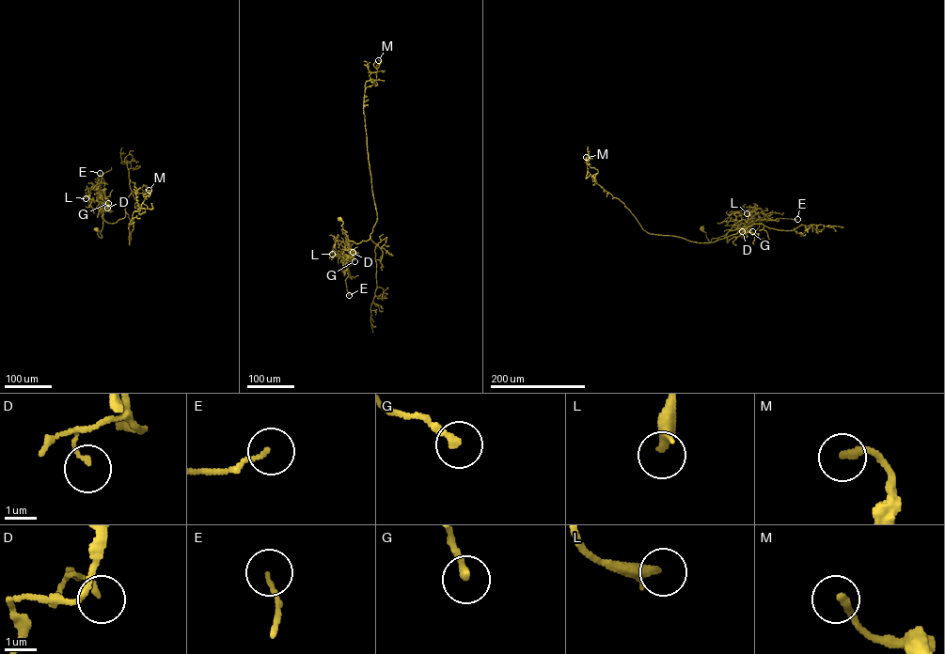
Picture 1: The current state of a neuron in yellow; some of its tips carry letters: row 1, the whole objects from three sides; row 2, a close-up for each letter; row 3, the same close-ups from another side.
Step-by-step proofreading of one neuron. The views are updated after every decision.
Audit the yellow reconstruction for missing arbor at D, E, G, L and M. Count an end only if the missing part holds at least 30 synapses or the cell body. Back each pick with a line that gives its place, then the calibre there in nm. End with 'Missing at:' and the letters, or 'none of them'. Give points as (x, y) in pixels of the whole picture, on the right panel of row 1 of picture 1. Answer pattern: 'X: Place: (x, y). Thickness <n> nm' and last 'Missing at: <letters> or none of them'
Missing at: none of them

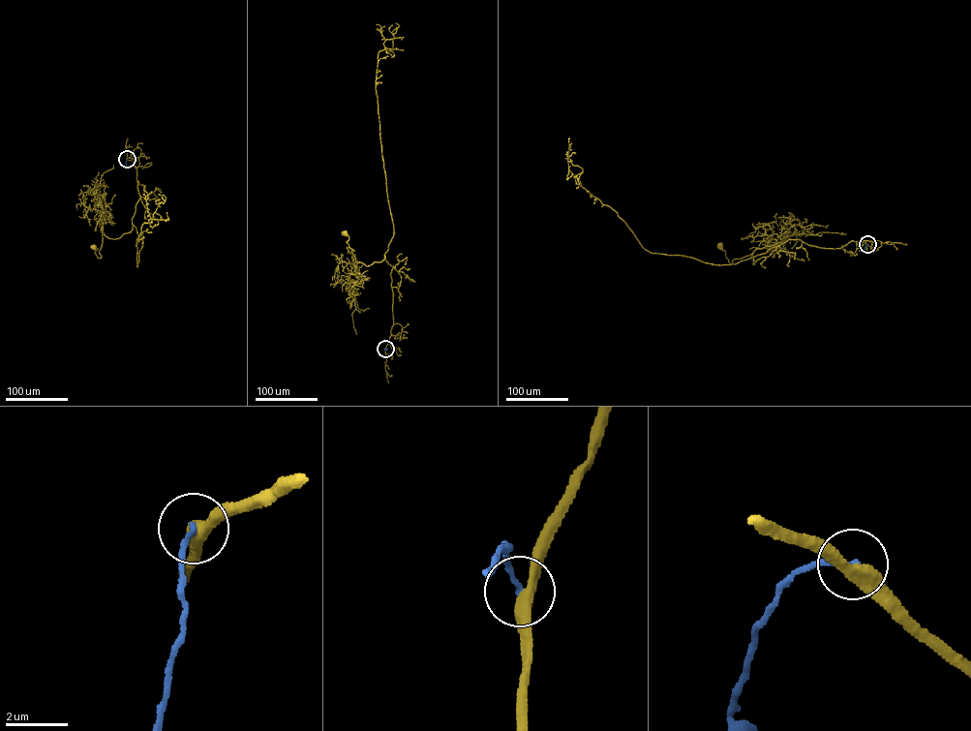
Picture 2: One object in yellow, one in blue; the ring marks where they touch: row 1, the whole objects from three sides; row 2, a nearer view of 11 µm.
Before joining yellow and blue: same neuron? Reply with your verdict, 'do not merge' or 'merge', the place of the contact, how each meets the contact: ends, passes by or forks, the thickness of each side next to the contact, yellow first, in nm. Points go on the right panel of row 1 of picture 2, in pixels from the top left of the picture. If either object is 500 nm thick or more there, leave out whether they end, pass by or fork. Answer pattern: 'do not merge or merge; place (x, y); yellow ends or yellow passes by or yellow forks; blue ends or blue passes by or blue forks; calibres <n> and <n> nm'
do not merge; place (867, 244); yellow passes by; blue ends; calibres 440 and 160 nm

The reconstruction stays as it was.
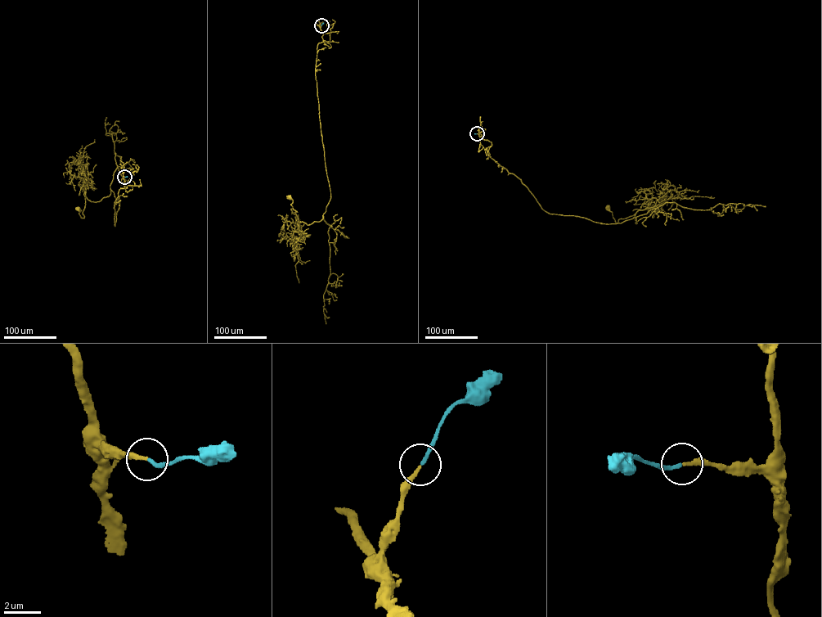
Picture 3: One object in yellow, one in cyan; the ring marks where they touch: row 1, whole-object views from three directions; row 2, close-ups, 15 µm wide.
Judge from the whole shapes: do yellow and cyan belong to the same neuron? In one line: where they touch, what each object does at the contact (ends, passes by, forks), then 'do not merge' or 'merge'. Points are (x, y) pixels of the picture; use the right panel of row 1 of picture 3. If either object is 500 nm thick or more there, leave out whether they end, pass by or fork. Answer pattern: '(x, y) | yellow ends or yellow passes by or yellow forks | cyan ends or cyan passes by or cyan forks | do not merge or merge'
(477, 133) | yellow ends | cyan ends | merge

